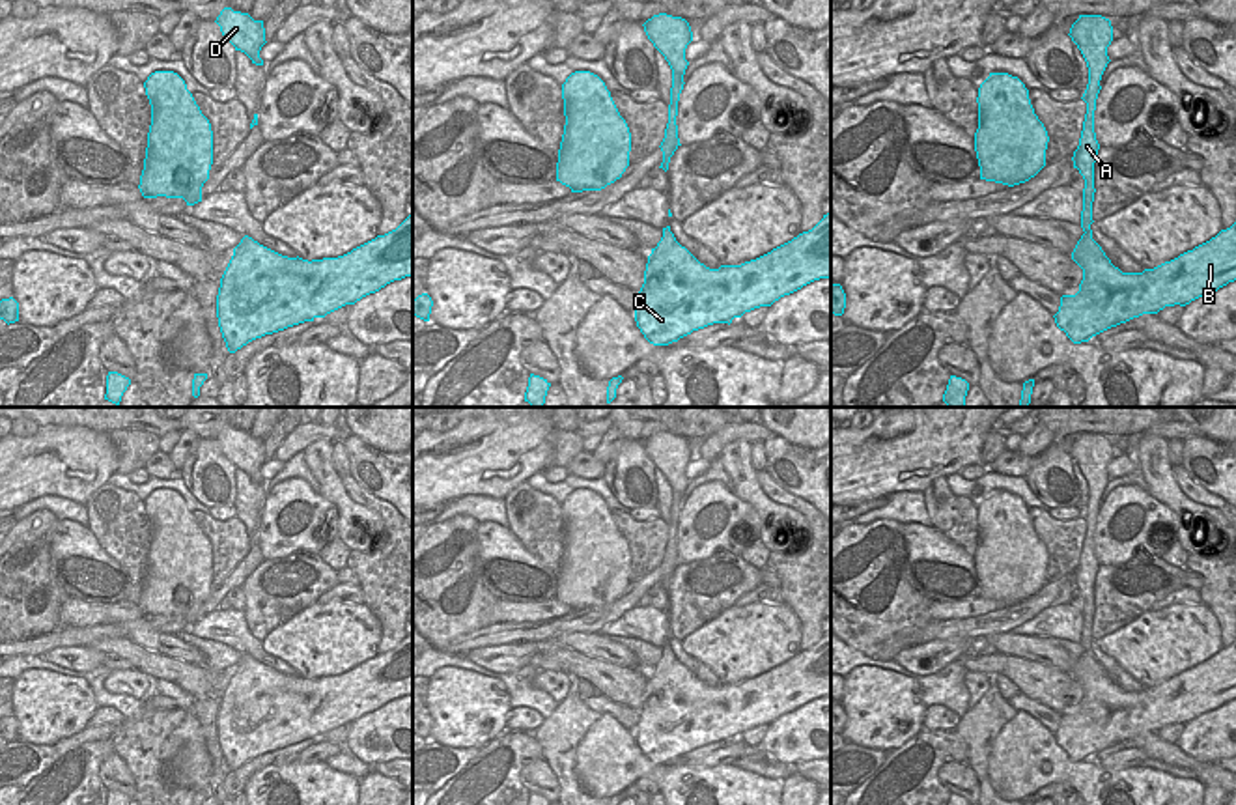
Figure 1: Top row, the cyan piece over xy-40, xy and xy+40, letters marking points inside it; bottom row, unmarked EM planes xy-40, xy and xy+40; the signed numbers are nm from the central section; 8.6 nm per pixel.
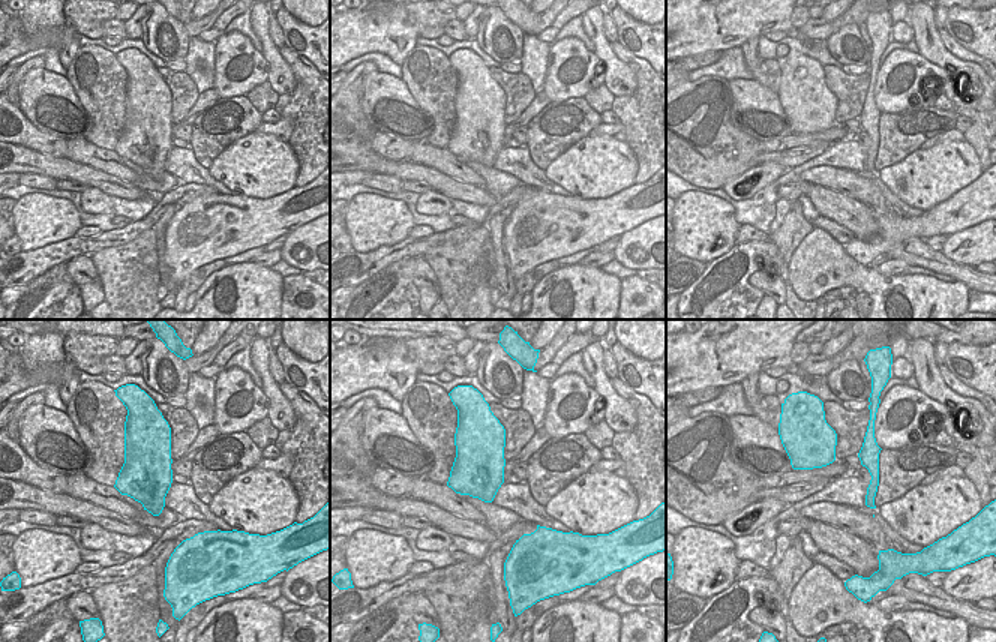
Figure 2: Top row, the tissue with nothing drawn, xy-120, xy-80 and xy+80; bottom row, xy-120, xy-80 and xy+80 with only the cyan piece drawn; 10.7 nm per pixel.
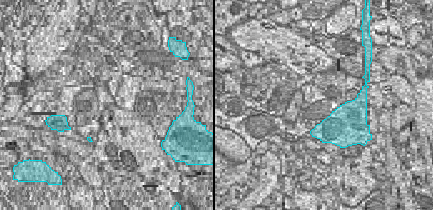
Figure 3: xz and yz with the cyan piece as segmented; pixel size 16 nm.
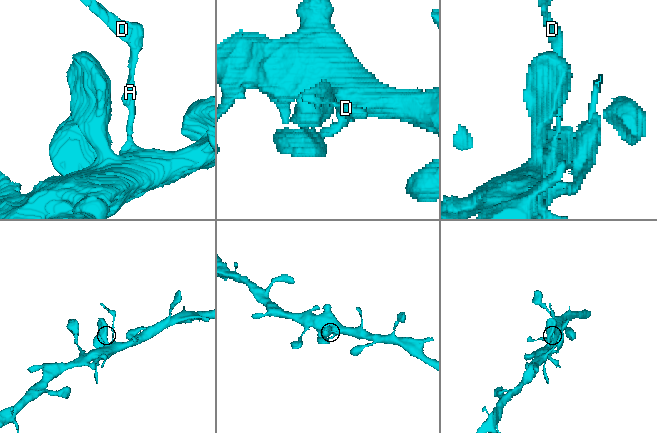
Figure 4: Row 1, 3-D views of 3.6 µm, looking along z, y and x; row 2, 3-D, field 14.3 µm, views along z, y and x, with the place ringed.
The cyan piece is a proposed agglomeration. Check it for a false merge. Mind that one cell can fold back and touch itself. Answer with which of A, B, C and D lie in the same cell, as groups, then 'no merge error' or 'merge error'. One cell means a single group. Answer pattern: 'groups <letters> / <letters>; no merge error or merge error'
groups A D / B C; merge error

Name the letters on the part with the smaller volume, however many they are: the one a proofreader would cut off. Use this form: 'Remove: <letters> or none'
Remove: A, D

